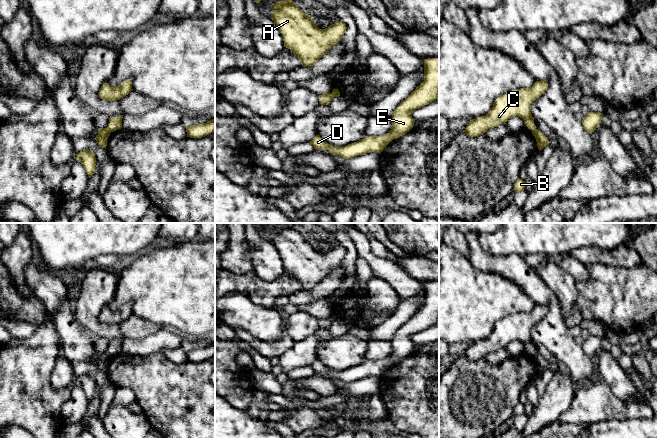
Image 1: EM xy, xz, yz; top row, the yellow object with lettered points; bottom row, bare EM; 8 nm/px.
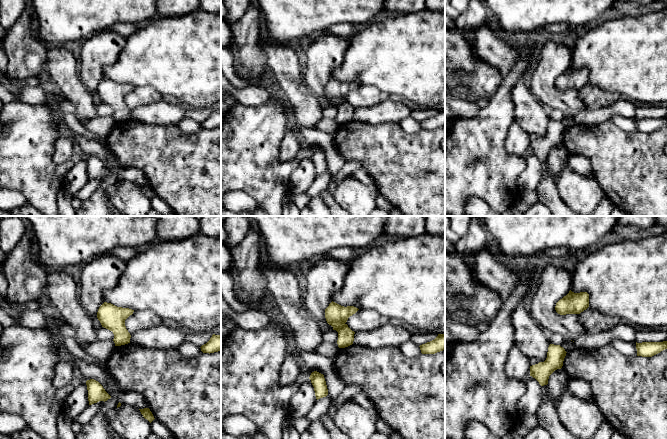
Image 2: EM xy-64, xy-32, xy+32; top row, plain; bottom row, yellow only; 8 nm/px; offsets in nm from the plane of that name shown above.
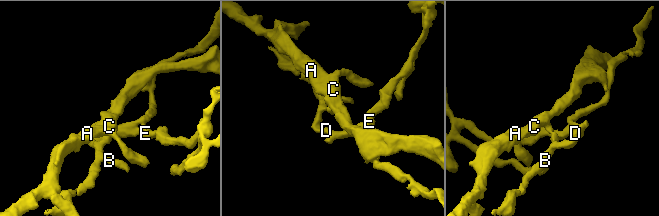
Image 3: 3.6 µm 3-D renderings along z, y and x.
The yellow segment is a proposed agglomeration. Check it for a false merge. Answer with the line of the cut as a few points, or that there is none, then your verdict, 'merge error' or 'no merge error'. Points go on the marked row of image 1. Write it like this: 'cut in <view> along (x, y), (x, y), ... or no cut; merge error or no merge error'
cut in xy along (107, 128), (110, 132); merge error

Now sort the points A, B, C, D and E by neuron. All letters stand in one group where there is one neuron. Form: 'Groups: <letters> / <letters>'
Groups: A C / B D E

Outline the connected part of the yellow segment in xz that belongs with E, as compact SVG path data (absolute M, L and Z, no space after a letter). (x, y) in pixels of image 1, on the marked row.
M439 58L424 60L424 81L404 100L392 114L391 130L380 136L366 136L364 139L342 147L334 147L316 135L310 143L314 149L328 150L331 155L339 155L345 159L364 155L369 152L381 154L383 149L393 140L407 132L414 125L411 112L428 105L439 98Z

